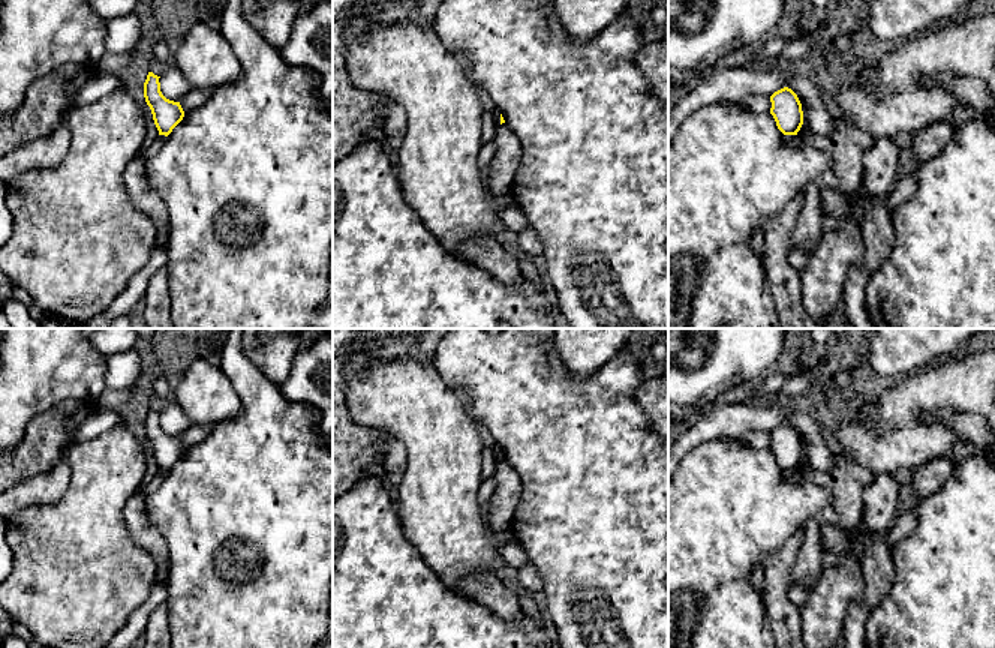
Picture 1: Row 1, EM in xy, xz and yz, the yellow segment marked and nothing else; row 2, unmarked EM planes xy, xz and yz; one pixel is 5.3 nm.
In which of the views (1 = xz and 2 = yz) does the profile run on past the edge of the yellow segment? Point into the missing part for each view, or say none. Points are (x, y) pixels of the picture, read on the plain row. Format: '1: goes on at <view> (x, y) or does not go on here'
1: does not go on here
2: does not go on here

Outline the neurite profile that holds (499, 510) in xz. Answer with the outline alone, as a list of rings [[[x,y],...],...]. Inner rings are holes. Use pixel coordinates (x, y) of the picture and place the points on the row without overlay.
[[[505,459],[498,462],[493,478],[496,489],[486,504],[484,514],[495,530],[511,530],[514,512],[520,502],[521,482]]]

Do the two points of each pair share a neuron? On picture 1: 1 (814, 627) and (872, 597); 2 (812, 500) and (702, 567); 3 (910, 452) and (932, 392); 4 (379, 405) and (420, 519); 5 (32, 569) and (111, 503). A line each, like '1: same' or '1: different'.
1: different
2: same
3: same
4: same
5: same

